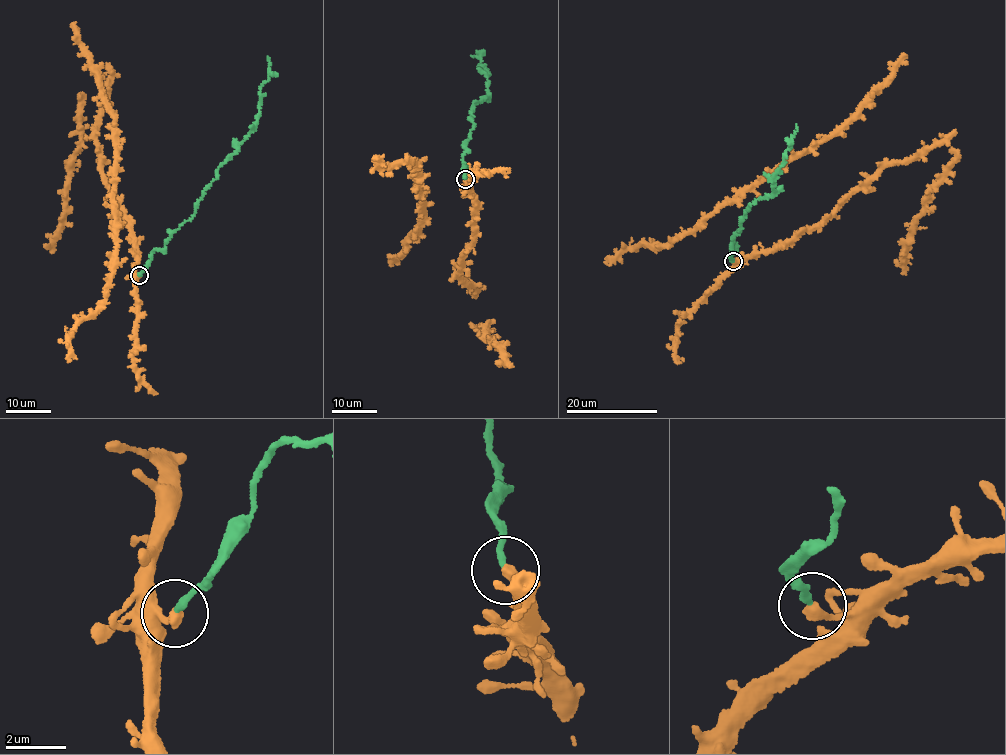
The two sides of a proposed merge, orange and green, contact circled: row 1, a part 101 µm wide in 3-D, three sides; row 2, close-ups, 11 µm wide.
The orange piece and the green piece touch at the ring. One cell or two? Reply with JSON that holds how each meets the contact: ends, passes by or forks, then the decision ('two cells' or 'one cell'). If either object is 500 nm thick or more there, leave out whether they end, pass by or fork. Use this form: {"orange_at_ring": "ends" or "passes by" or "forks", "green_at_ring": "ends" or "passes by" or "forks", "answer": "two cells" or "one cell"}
{"orange_at_ring": "ends", "green_at_ring": "ends", "answer": "two cells"}

